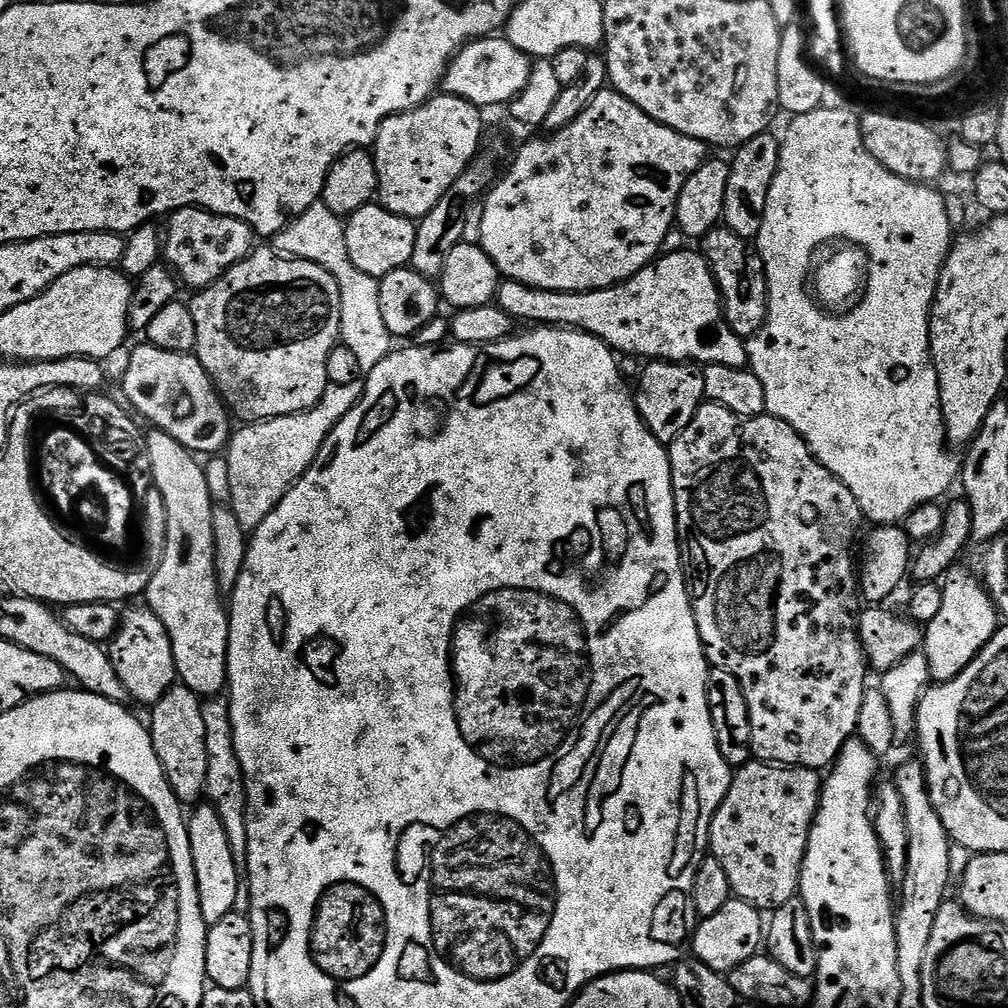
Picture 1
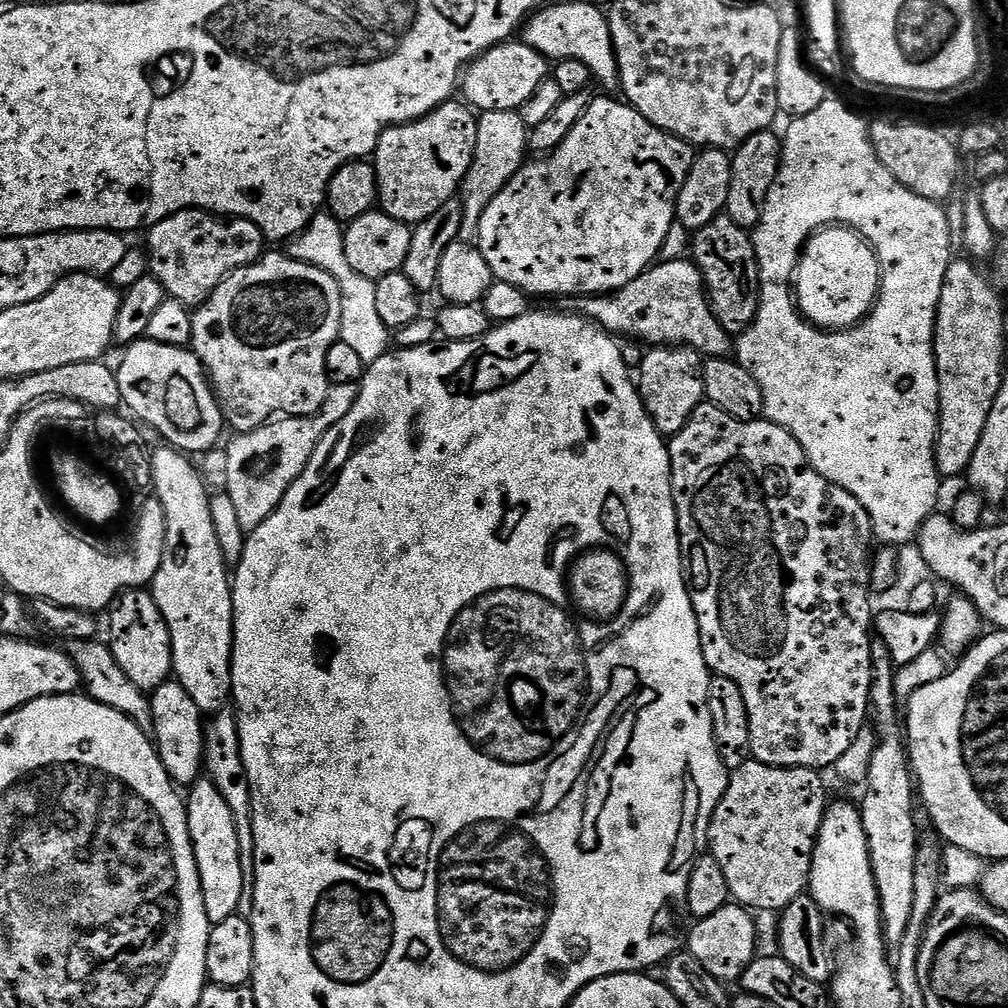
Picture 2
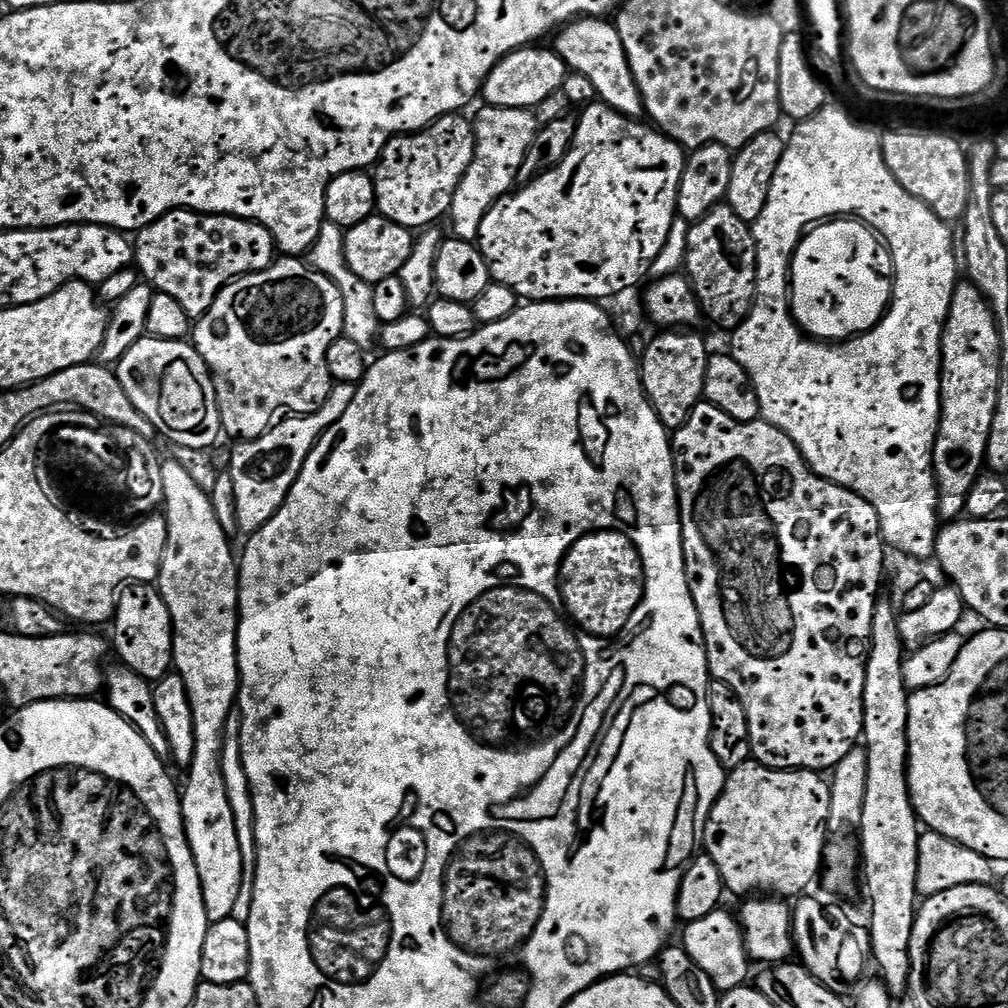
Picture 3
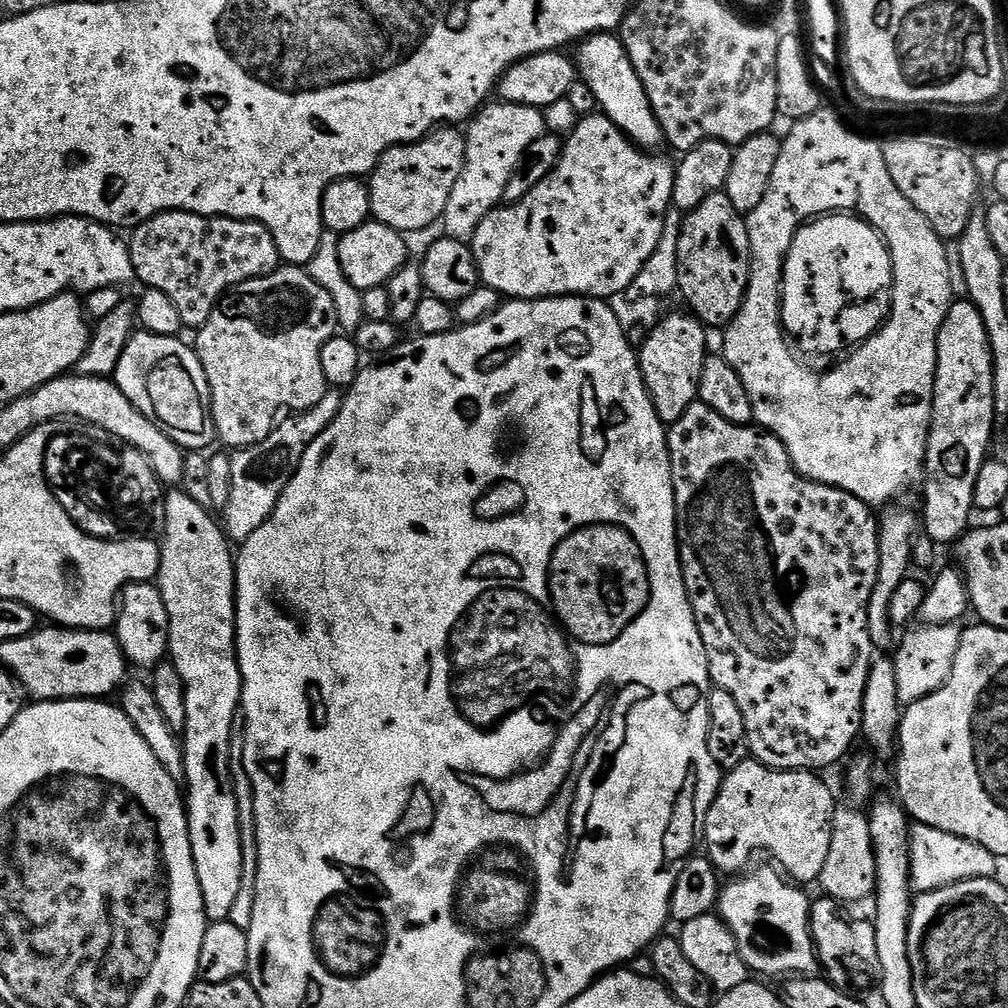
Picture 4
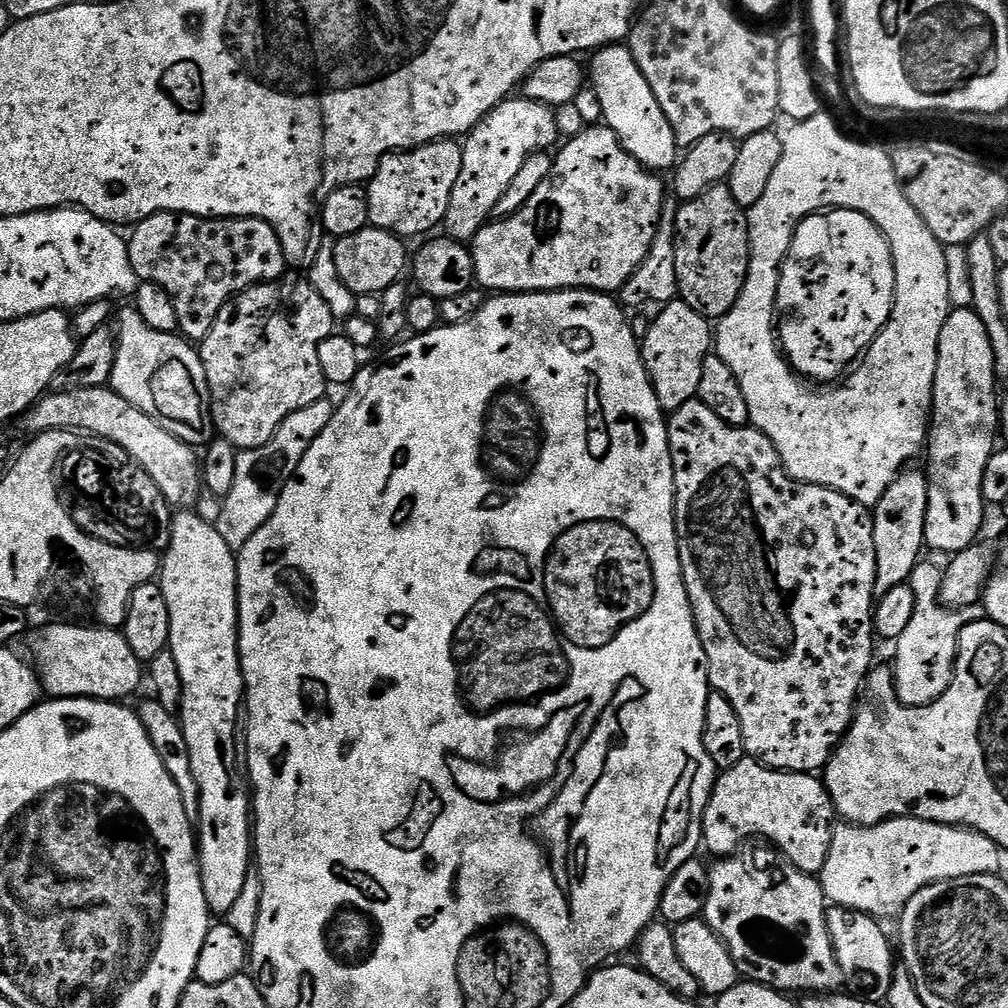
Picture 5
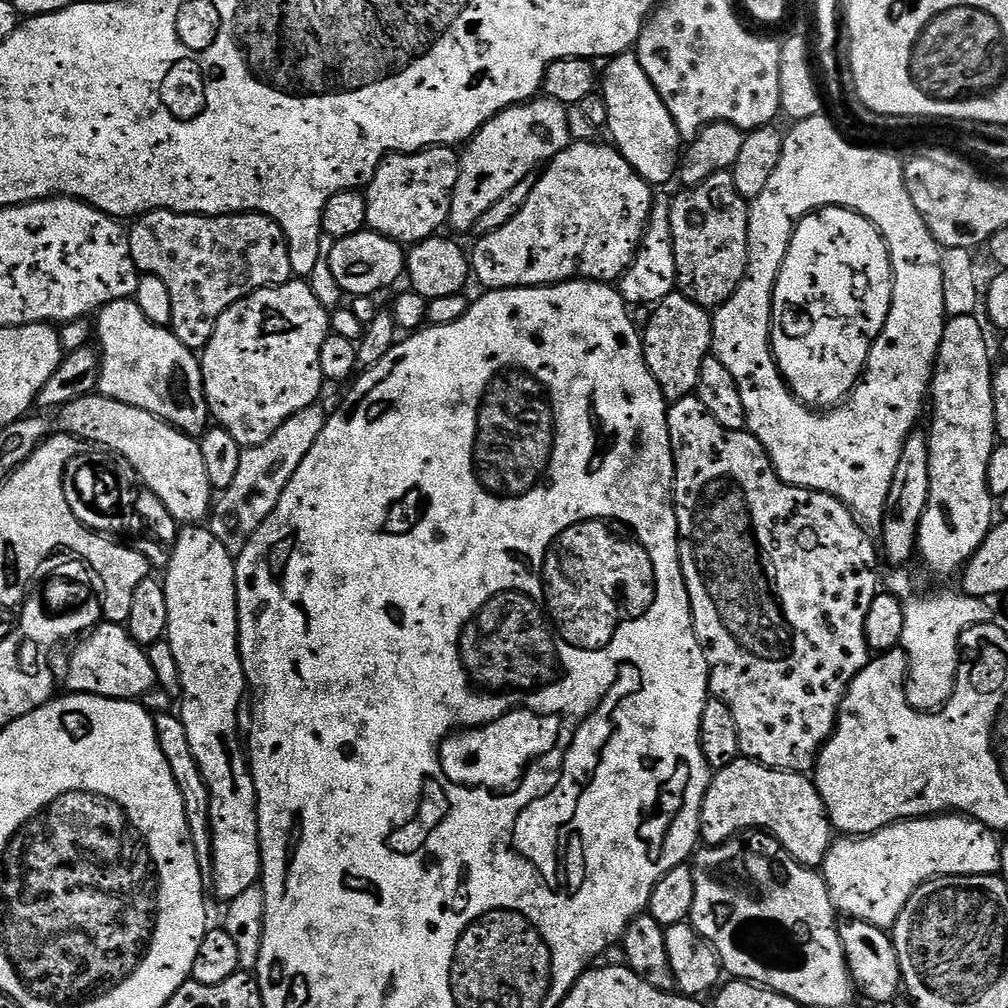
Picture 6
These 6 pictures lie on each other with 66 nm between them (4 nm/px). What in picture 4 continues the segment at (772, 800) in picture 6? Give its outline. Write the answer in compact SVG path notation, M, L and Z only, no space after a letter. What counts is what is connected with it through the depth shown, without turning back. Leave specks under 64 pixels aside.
M751 758L731 769L721 779L718 794L702 825L702 844L703 847L704 844L708 847L706 855L712 865L716 867L717 873L743 873L749 867L748 855L751 852L769 852L777 860L775 863L797 885L815 885L822 874L822 866L826 866L826 854L830 854L834 850L832 822L836 819L838 807L838 801L832 797L831 790L816 776L819 775L813 774L811 771L778 772L776 769L768 768L765 764L760 764Z

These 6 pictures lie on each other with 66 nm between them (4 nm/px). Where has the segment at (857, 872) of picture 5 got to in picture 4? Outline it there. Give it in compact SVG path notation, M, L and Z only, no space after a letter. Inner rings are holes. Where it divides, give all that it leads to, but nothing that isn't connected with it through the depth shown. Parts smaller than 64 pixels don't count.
M837 807L836 819L832 822L833 852L826 854L826 866L822 866L819 887L824 887L825 897L847 902L864 900L876 894L876 855L870 838L870 826L863 811L855 812L852 808ZM913 823L911 830L913 893L919 894L930 890L938 890L942 886L950 886L954 882L962 882L963 880L991 880L997 875L996 864L998 864L998 858L990 850L983 848L982 845L970 842L964 836L946 834L946 830L938 830L925 824Z

